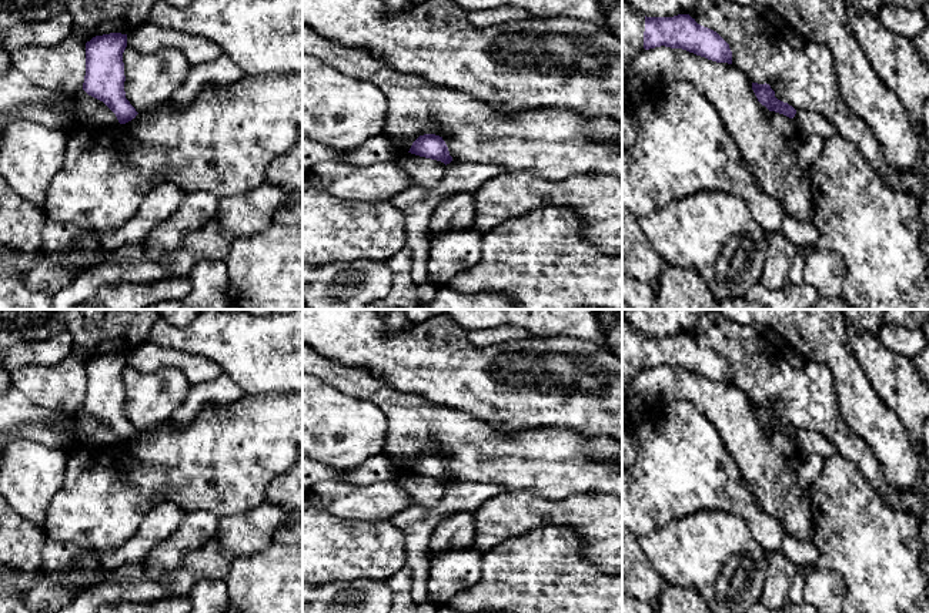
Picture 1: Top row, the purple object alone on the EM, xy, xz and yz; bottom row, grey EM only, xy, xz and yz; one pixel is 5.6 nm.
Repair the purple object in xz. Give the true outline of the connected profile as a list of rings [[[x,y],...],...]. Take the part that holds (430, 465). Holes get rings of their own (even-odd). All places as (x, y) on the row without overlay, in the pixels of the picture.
[[[435,453],[420,455],[412,462],[408,472],[420,475],[420,476],[441,480],[445,485],[452,480],[452,476],[450,475],[445,460],[442,459],[442,456],[435,455]]]

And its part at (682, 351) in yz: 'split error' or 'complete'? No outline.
split error

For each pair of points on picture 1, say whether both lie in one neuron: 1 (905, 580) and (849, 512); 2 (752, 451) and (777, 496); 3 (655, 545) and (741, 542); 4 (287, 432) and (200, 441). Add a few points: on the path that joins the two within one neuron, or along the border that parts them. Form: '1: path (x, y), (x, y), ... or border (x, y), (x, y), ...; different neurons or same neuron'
1: path (888, 563), (855, 529); same neuron
2: path (764, 462), (772, 472), (775, 485); same neuron
3: path (677, 545), (719, 545); same neuron
4: path (266, 432), (257, 438), (221, 438); same neuron

